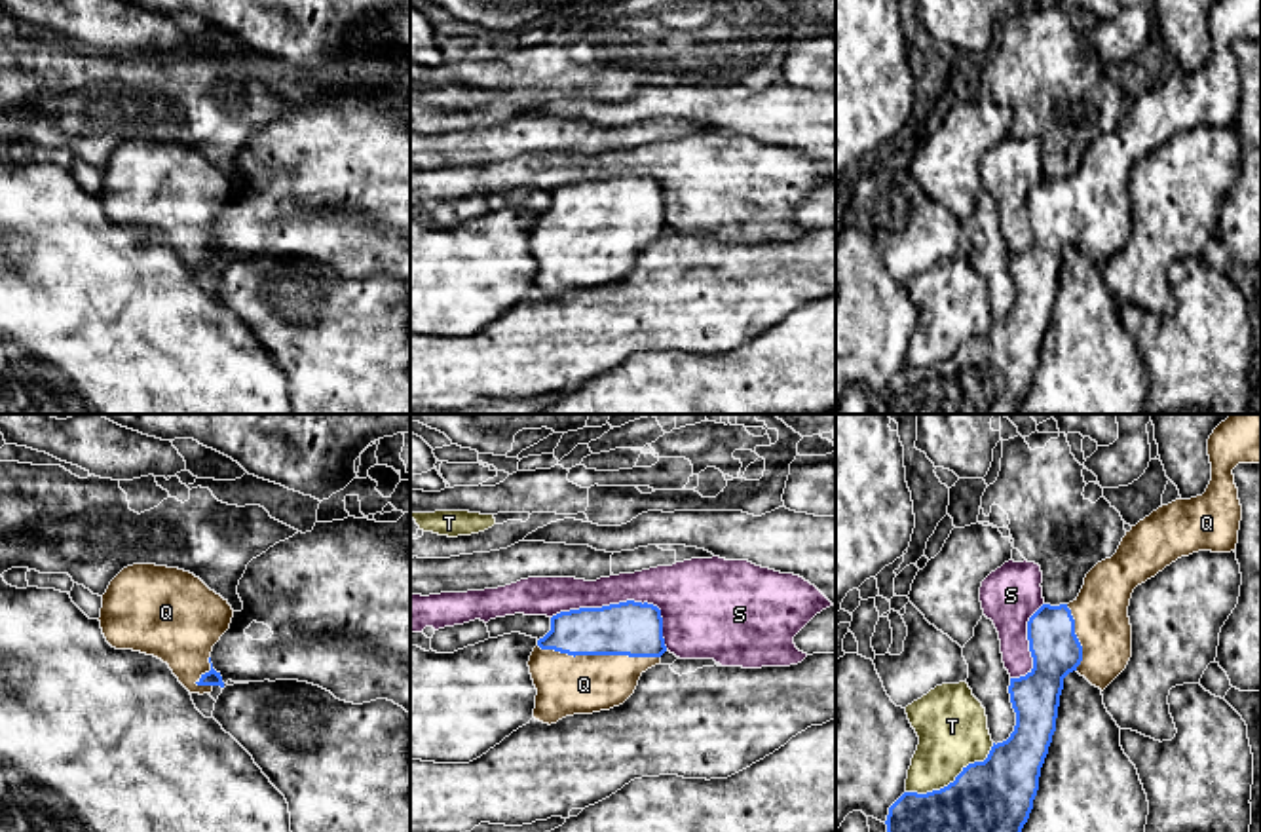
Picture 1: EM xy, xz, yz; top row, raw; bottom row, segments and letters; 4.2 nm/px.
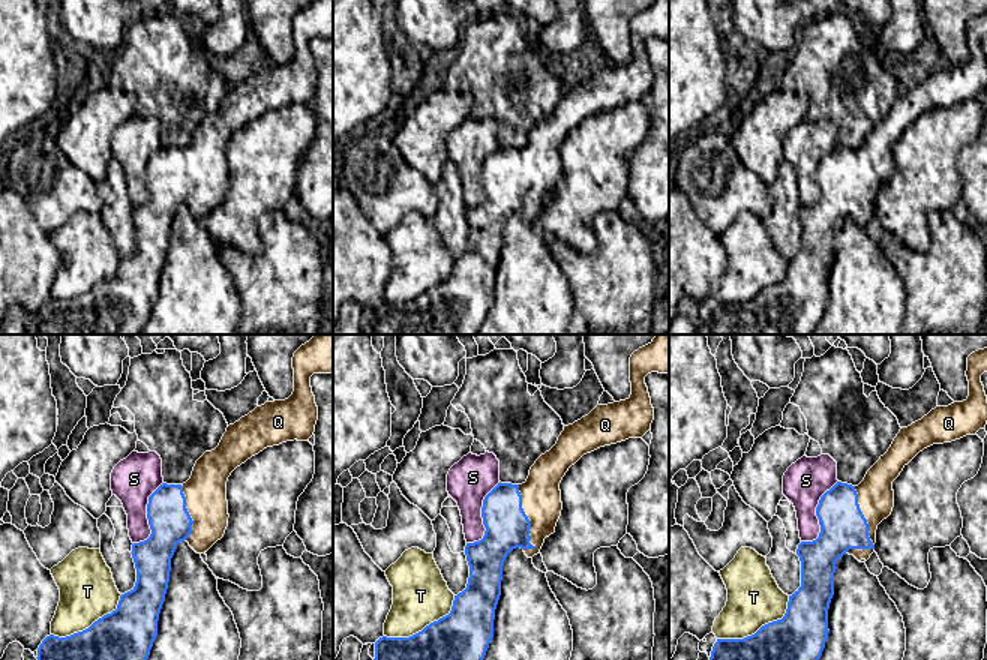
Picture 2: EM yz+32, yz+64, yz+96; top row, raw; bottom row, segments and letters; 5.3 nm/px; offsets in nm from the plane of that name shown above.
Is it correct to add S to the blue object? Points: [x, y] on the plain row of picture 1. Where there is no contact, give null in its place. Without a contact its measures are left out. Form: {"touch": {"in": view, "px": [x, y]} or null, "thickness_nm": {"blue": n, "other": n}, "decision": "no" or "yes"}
{"touch": {"in": "xz", "px": [625, 177]}, "thickness_nm": {"blue": 240, "other": 240}, "decision": "no"}

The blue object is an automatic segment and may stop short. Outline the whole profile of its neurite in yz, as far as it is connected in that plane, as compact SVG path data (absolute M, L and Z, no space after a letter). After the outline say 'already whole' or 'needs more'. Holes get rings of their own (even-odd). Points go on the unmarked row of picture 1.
M1217 0L1208 13L1212 55L1202 70L1176 74L1132 101L1111 133L1098 137L1069 179L1043 179L1027 196L1033 243L1010 253L1008 268L1016 300L1003 317L993 317L984 336L963 342L953 357L927 369L904 367L887 389L889 414L1018 414L1033 384L1039 351L1052 310L1063 253L1077 245L1101 266L1132 232L1128 180L1138 160L1155 152L1181 131L1198 125L1231 127L1238 118L1242 80L1233 44L1261 38L1261 0Z; needs more

